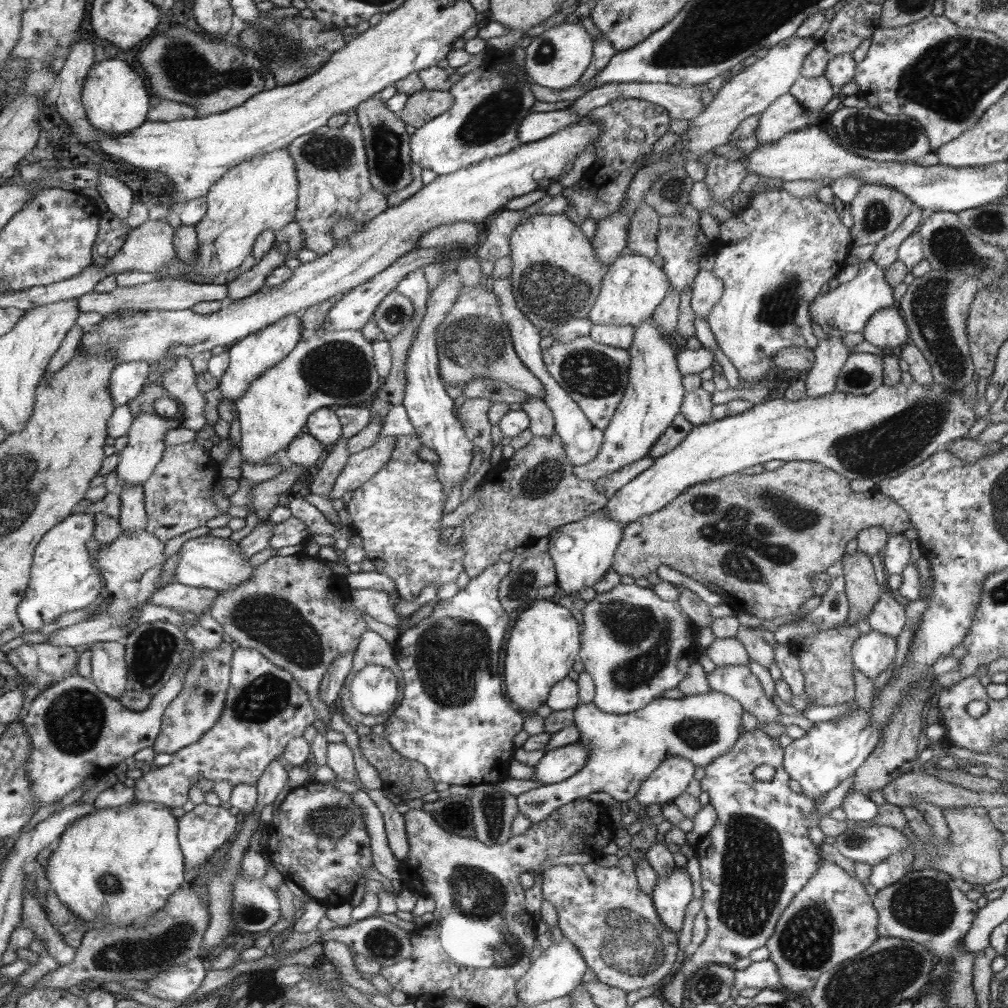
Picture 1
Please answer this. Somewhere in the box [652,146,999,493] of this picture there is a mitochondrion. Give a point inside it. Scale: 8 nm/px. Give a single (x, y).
(892, 444)

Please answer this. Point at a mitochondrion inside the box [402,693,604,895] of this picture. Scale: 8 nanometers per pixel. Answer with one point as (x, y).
(492, 811)

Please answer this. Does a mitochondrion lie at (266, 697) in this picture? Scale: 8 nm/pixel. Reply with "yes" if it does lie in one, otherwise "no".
yes

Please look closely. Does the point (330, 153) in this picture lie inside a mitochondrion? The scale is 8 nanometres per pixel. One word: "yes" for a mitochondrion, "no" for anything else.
yes

